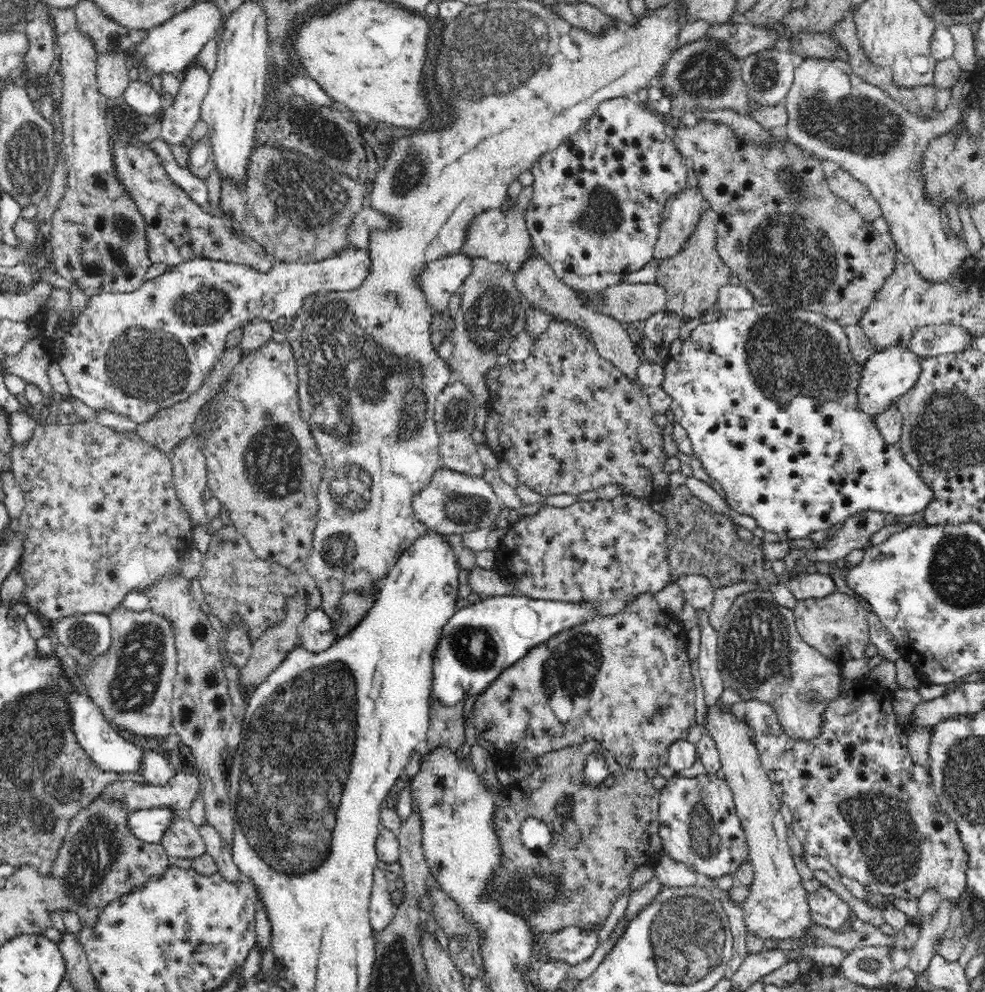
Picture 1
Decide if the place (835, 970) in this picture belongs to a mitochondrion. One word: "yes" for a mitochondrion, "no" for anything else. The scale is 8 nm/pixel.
no

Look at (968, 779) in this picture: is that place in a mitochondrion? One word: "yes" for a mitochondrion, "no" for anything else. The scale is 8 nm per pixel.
yes

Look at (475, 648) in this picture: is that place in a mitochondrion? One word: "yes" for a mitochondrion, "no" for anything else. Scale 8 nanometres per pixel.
yes

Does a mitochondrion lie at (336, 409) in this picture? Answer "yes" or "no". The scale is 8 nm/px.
yes

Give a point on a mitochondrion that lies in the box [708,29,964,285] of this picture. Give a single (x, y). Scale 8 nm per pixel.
(866, 125)

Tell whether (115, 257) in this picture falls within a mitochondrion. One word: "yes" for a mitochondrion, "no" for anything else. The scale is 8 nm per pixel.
yes

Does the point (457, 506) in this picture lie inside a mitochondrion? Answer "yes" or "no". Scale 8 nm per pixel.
yes

